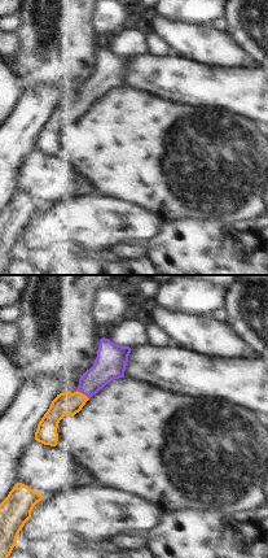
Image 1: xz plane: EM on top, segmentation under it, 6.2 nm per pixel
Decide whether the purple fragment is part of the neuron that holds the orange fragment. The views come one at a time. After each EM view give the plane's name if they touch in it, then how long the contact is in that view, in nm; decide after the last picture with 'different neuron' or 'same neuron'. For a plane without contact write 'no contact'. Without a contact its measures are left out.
meets orange in xz; contact 90 nm long

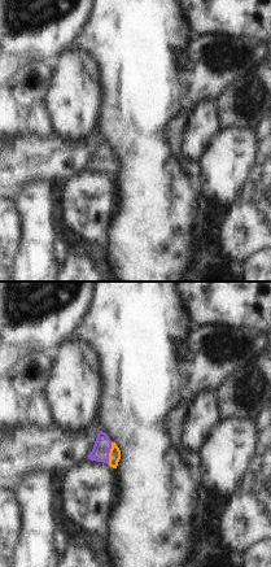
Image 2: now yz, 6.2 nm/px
meets orange in yz; contact 150 nm long

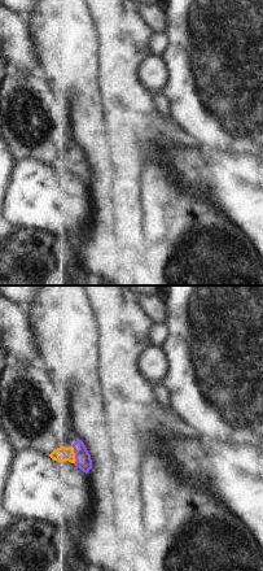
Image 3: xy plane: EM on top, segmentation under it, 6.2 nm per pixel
meets orange in xy; contact 110 nm long

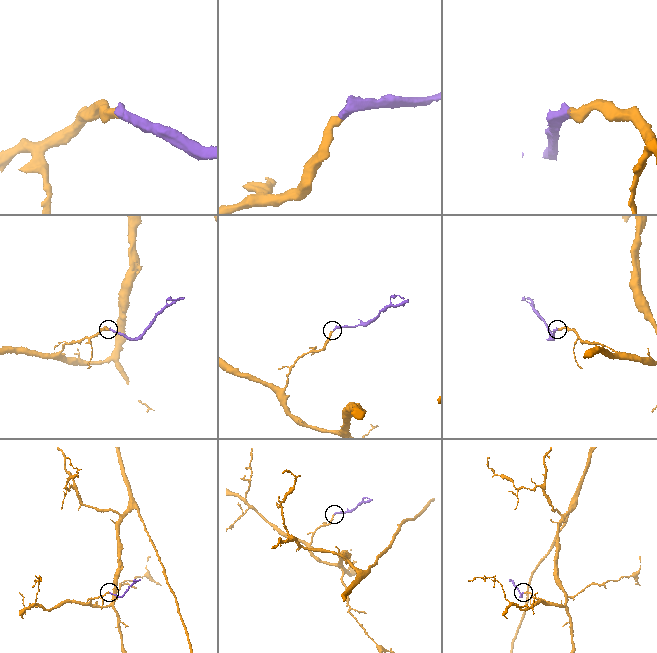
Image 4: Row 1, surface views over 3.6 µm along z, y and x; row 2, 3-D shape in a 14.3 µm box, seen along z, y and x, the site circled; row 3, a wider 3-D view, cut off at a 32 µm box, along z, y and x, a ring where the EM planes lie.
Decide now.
same neuron

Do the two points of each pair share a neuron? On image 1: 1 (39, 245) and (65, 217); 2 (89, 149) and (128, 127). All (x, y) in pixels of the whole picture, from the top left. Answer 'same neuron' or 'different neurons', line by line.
1: same neuron
2: same neuron

